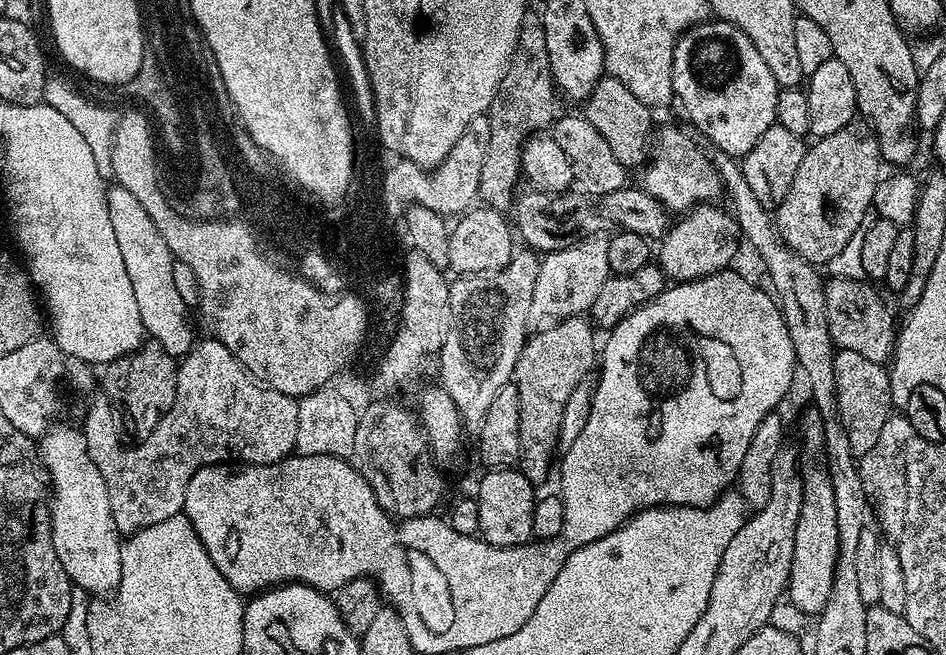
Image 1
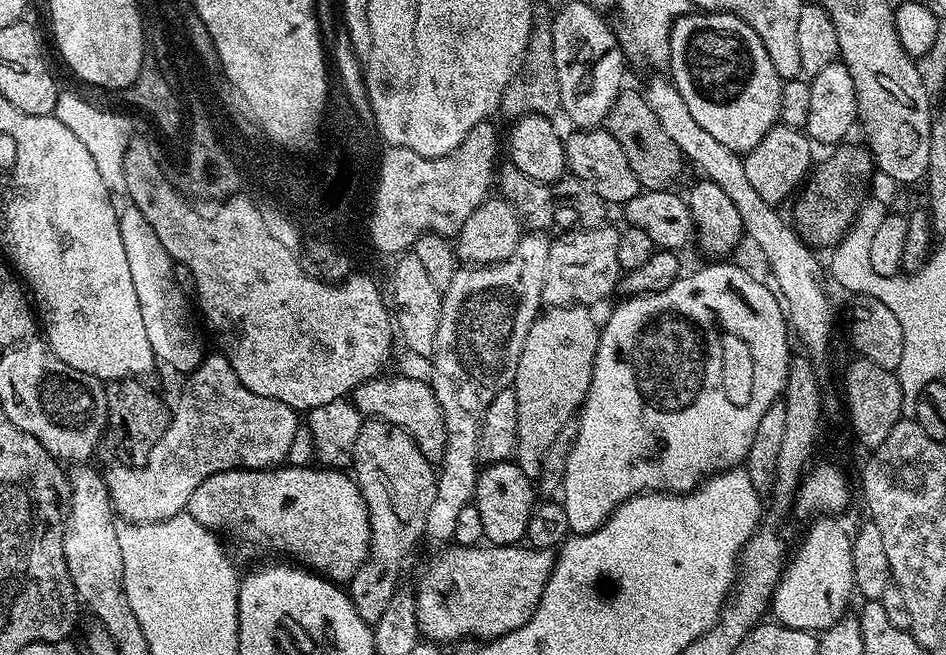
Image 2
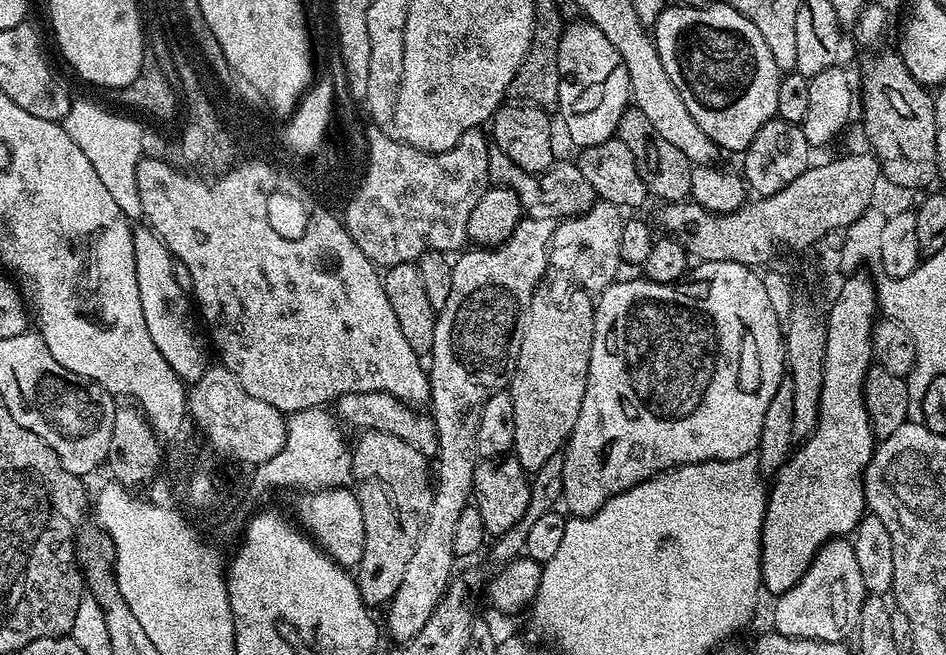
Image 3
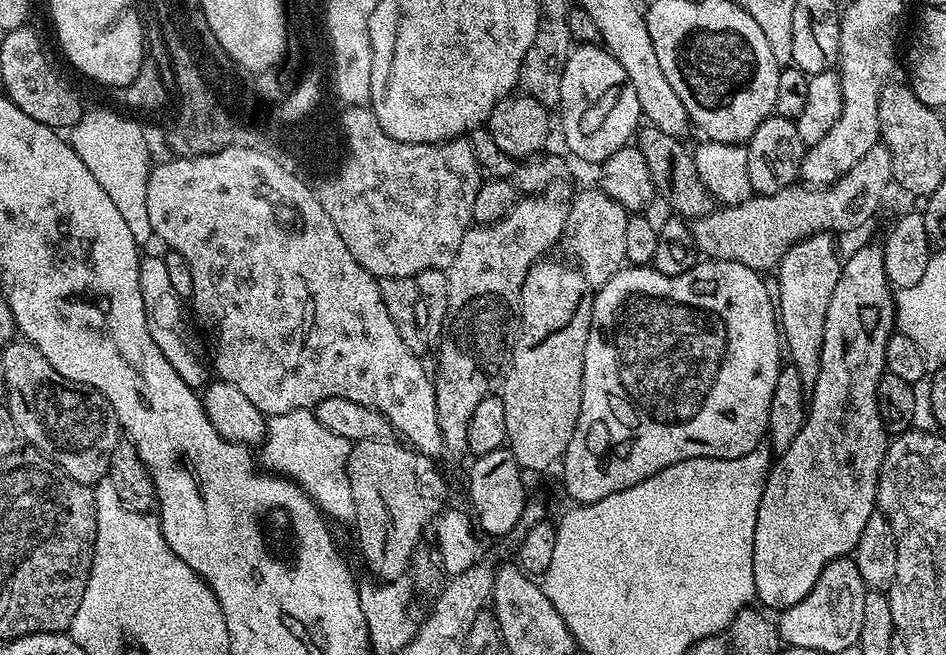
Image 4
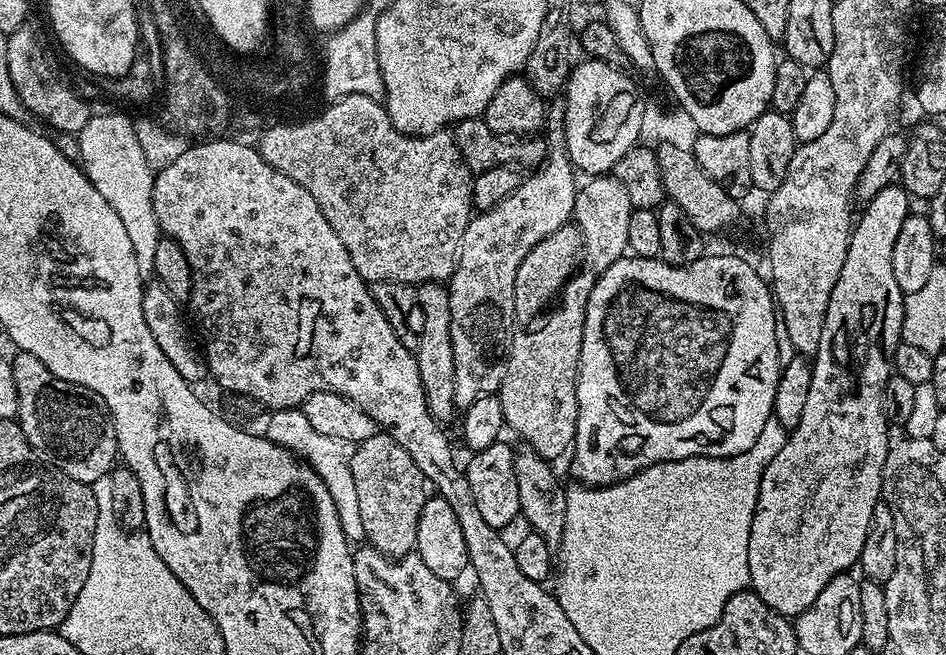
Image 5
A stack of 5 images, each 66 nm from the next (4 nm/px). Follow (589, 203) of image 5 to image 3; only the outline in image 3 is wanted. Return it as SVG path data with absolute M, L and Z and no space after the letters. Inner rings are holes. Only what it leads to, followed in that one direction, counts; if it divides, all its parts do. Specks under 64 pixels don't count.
M597 199L581 216L561 219L552 230L552 248L548 252L551 267L588 292L603 292L614 283L616 271L622 268L620 251L624 221L621 209L602 199Z

